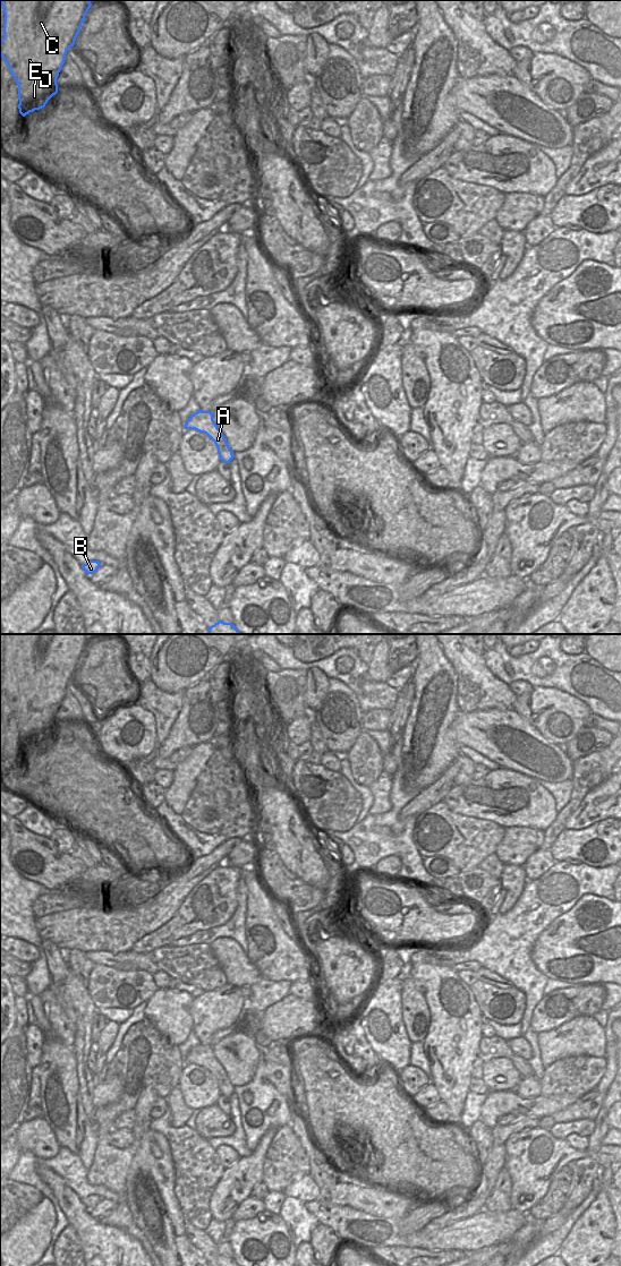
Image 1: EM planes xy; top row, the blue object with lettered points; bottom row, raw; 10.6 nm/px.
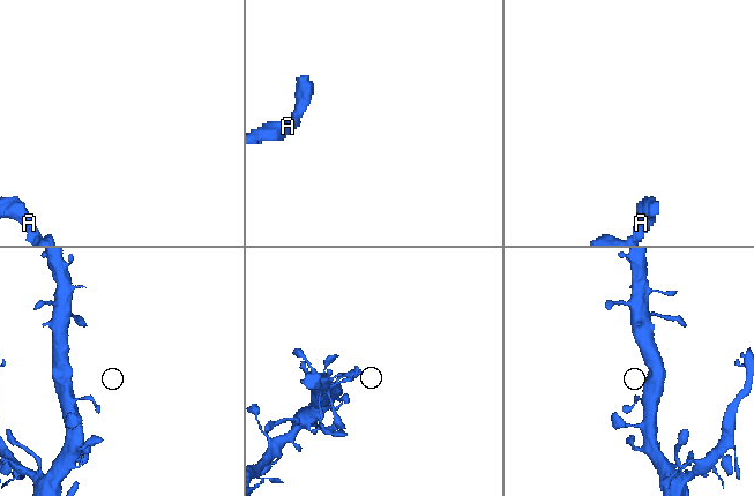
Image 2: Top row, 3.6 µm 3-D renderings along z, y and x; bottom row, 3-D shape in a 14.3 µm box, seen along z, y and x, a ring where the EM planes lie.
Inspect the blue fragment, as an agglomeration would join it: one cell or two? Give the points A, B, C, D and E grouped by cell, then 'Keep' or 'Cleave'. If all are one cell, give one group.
Groups: A B C D E. Keep

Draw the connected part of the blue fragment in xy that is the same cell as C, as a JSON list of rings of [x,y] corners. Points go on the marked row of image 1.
[[[1,0],[5,14],[3,37],[0,41],[0,55],[6,61],[18,86],[18,109],[25,117],[45,106],[58,93],[57,78],[65,63],[69,48],[74,46],[85,16],[92,3],[88,0]]]

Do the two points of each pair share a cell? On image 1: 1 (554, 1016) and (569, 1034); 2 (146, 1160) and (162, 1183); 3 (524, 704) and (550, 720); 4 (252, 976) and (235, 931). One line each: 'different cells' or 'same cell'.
1: different cells
2: same cell
3: same cell
4: different cells

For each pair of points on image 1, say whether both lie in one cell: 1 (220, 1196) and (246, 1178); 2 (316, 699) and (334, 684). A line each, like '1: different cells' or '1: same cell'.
1: same cell
2: different cells

